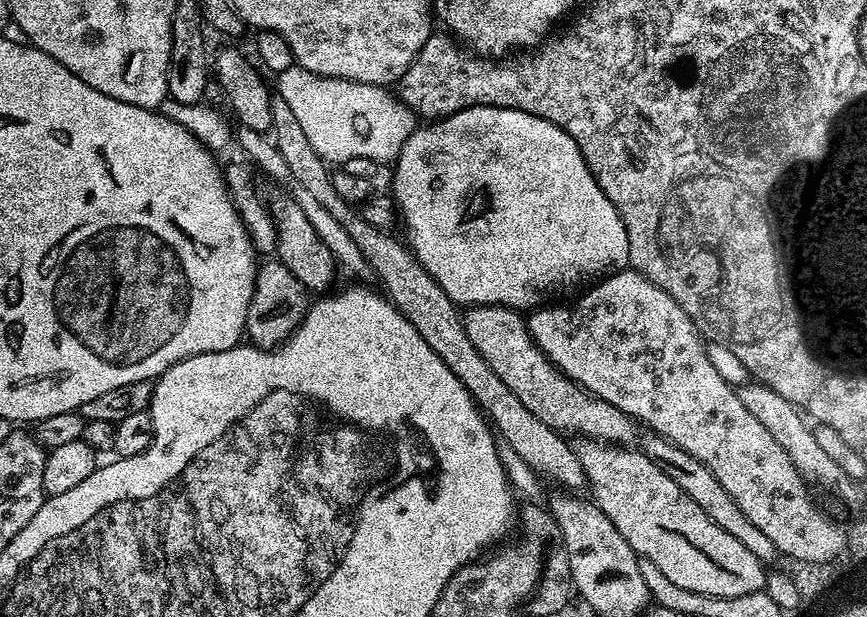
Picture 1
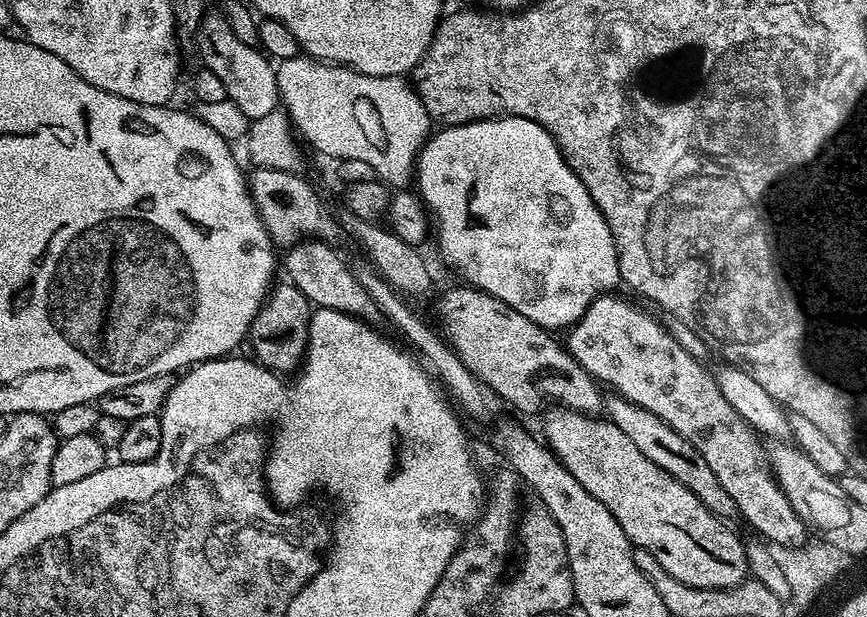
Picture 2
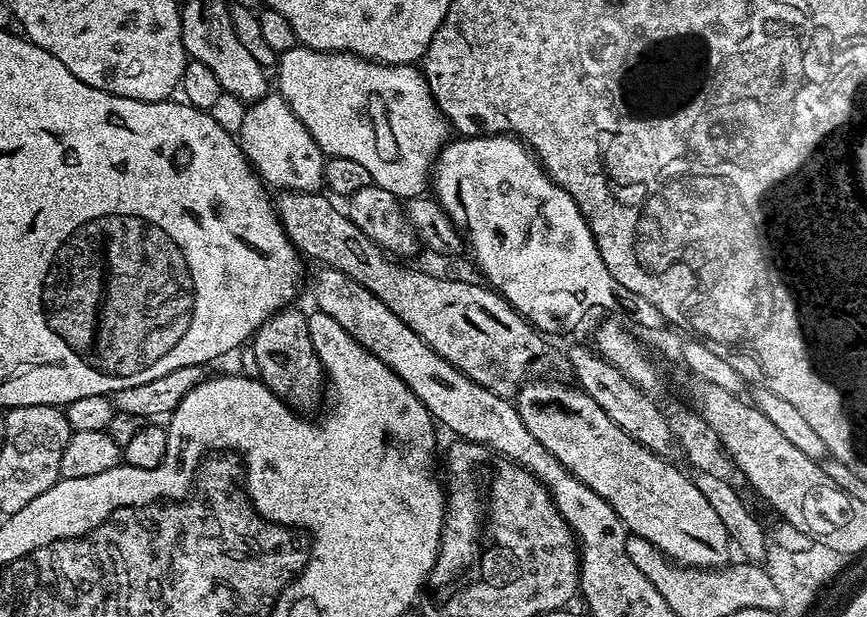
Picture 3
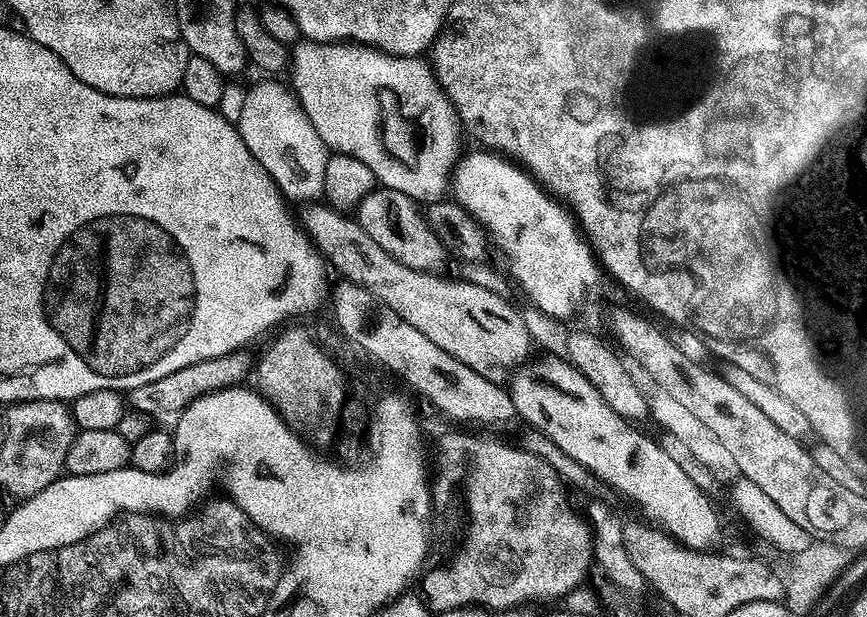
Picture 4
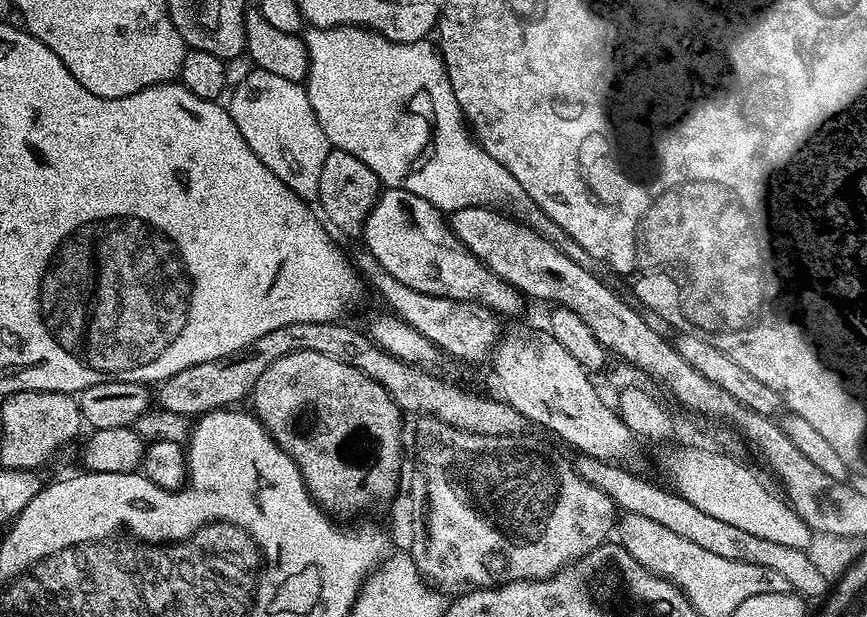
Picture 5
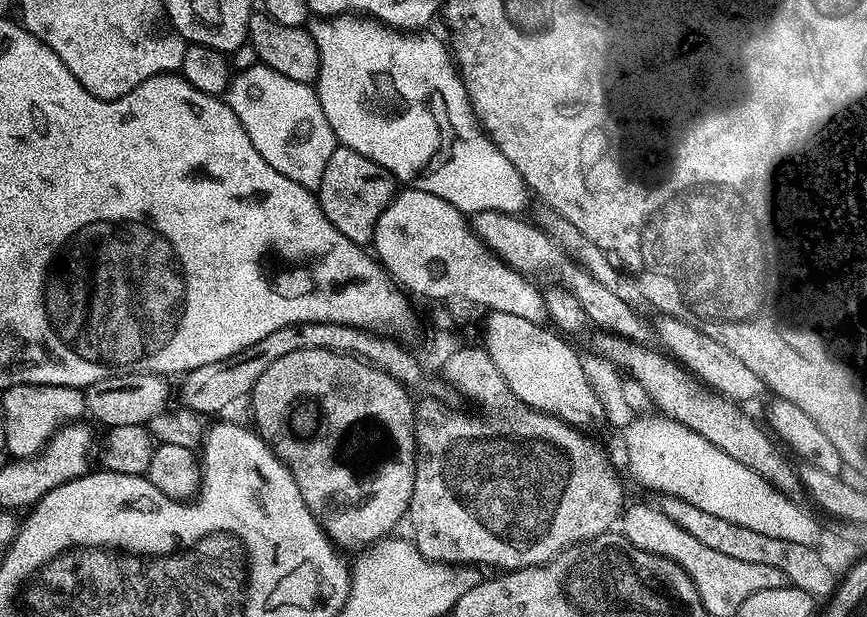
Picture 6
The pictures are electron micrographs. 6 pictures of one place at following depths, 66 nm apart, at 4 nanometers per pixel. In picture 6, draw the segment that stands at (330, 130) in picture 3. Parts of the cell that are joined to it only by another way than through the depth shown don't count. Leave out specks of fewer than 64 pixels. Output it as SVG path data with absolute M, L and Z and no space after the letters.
M339 14L327 18L312 18L309 19L306 27L308 33L314 38L320 55L320 73L314 85L316 97L320 100L322 114L326 114L326 122L330 122L330 130L334 130L337 141L343 147L370 158L378 166L385 168L392 179L401 185L426 190L426 194L434 194L438 198L450 202L450 206L454 206L459 212L475 214L482 211L498 211L520 214L528 196L530 197L529 189L526 187L523 178L518 174L518 170L510 162L510 158L506 158L506 154L502 154L499 146L488 139L480 121L472 124L472 120L477 115L472 107L471 100L468 98L468 91L464 89L464 81L457 65L454 63L453 53L443 39L433 34L413 34L408 30L390 28L367 14Z

